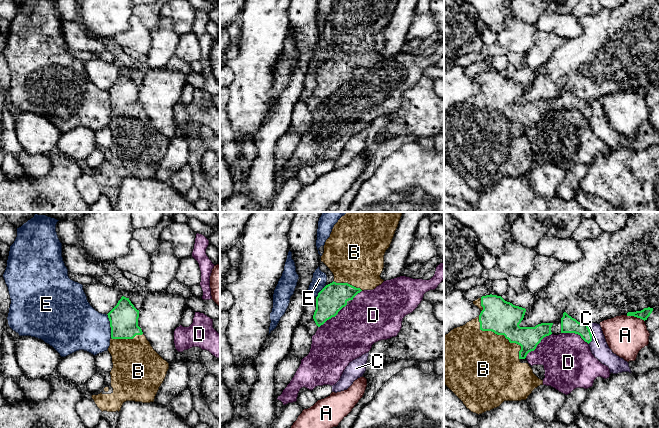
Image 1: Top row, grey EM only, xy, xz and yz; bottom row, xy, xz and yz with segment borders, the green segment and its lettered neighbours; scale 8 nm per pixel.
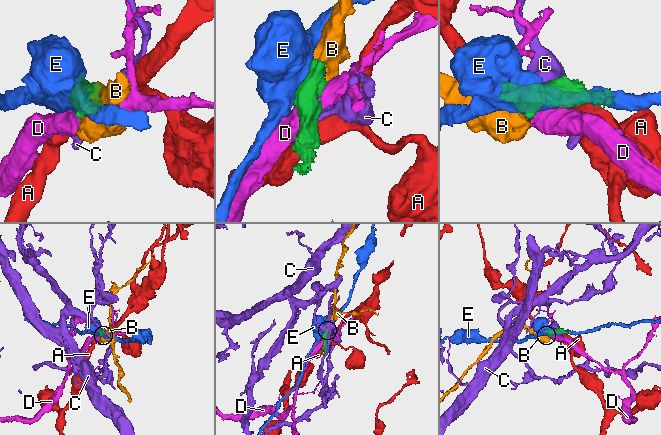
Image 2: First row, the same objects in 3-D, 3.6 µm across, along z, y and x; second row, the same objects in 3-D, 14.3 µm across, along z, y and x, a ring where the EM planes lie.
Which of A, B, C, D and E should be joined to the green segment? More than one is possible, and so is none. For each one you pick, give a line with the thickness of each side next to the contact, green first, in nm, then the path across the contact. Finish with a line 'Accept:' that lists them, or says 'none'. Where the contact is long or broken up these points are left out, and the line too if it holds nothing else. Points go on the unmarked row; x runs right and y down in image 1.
B: 280 nm thick on the green side, 480 nm on the other
Accept: B

